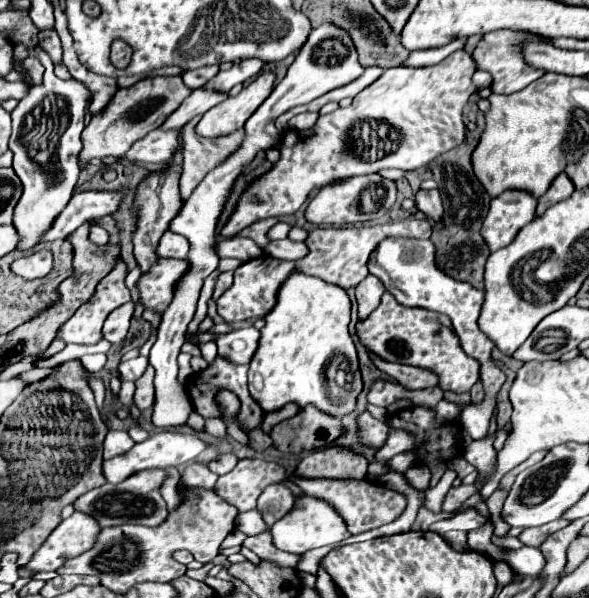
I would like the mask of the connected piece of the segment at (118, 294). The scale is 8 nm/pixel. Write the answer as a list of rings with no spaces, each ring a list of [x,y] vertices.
[[[119,259],[115,269],[111,271],[111,275],[107,275],[99,283],[91,301],[87,301],[85,305],[81,305],[75,311],[75,315],[59,329],[57,337],[65,339],[67,343],[101,341],[101,337],[103,337],[101,329],[103,329],[107,315],[131,299],[129,289],[125,287],[125,275],[127,275],[127,267]]]

